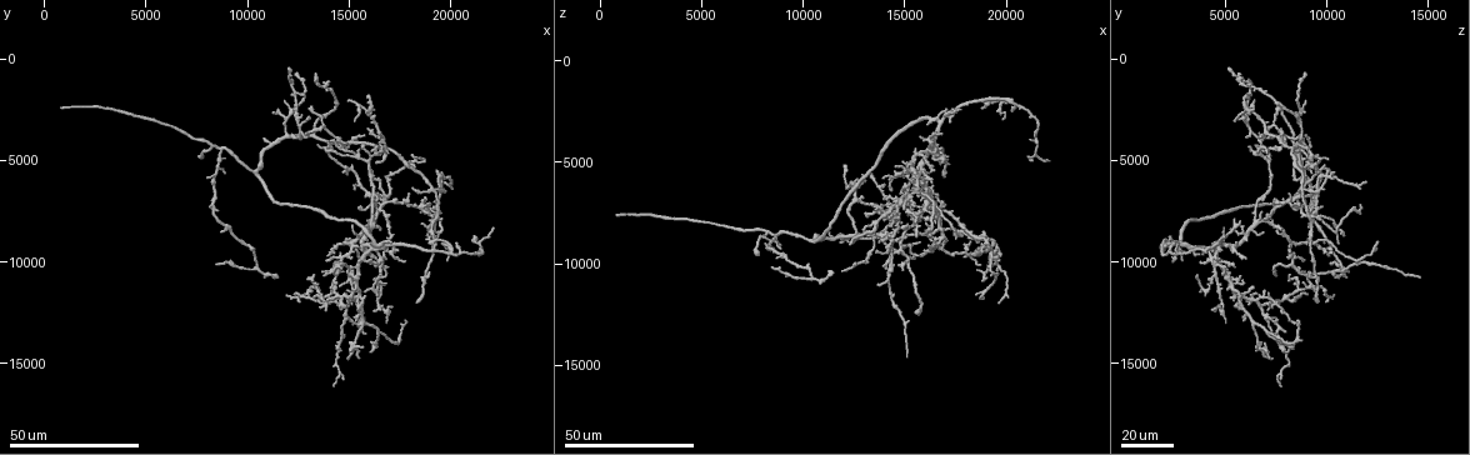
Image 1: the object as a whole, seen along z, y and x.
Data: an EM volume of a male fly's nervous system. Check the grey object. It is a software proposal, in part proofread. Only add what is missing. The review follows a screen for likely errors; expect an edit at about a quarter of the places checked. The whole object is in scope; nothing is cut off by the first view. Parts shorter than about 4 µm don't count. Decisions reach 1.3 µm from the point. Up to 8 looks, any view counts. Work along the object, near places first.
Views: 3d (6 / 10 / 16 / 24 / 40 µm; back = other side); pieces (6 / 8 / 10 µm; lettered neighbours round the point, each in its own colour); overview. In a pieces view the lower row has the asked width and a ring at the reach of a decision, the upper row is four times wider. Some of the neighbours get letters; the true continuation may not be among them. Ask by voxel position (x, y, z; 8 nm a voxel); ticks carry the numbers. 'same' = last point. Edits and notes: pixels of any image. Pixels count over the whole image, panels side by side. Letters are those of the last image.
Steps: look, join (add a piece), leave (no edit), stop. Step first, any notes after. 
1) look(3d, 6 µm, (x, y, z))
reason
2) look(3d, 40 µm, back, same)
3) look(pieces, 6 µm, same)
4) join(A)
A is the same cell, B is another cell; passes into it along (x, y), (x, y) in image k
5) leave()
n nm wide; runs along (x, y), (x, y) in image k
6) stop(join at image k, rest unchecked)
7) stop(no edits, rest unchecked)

look(3d, 24 µm, (15800, 6800, 9600))
tapers out

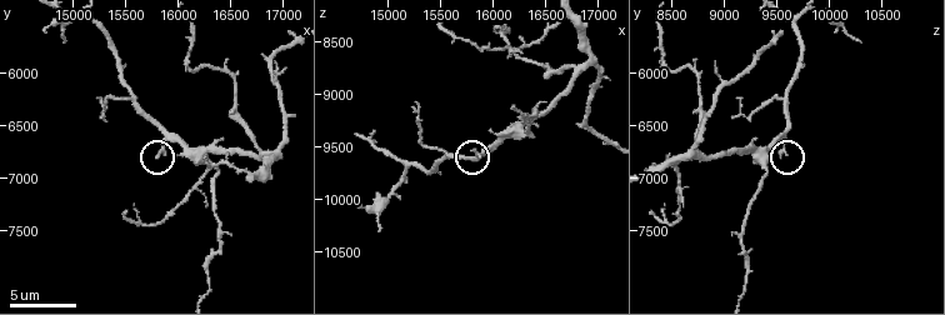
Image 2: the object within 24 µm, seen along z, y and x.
look(pieces, 10 µm, (15800, 6760, 9560))
see the neighbours

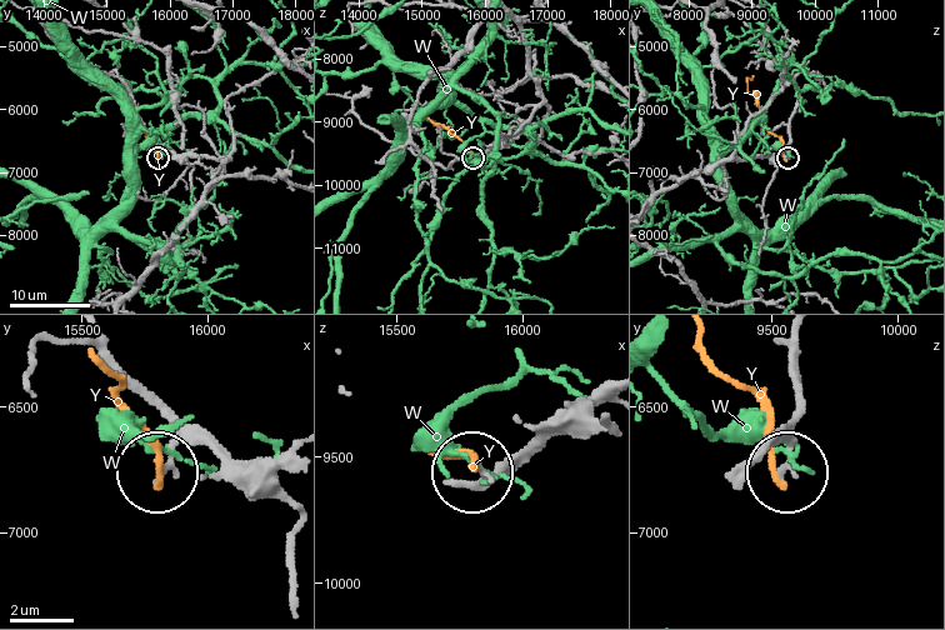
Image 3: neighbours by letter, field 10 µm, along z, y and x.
leave()
W and Y are other cells; no lettered piece goes on from it

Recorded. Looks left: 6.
look(3d, 24 µm, (19400, 5500, 10000))
thick end

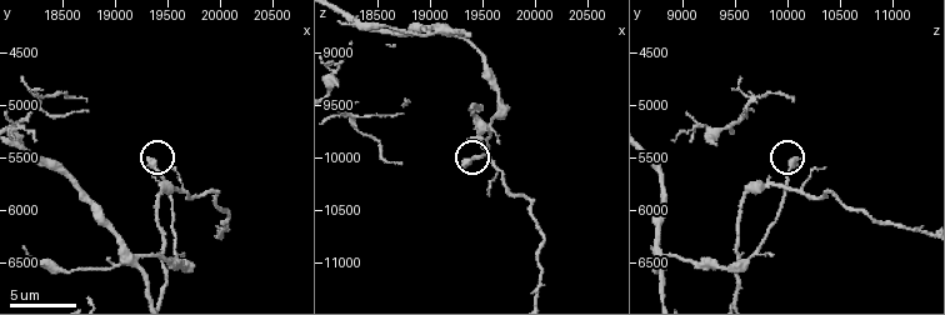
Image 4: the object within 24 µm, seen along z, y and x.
look(pieces, 8 µm, (19300, 5520, 10060))

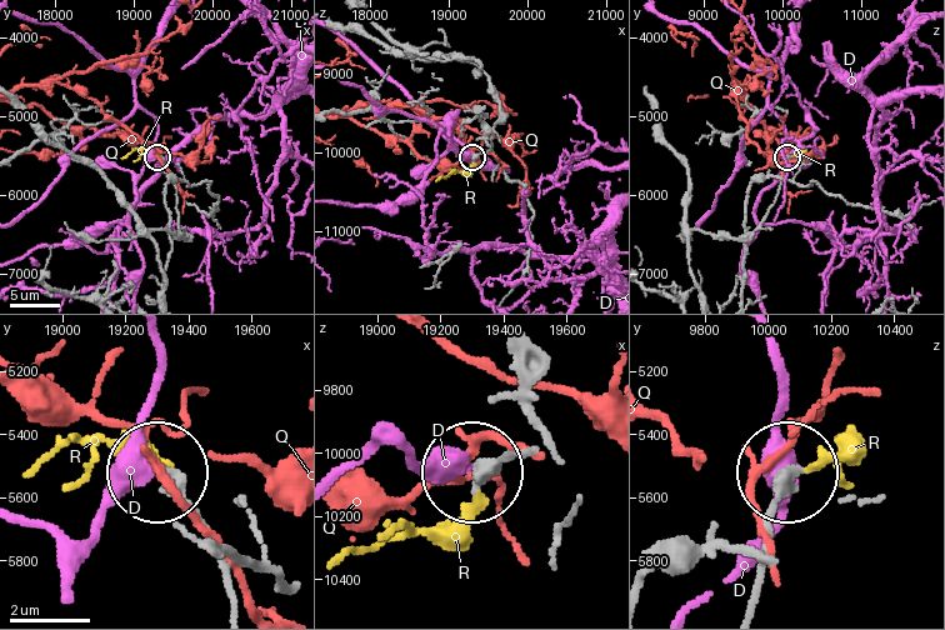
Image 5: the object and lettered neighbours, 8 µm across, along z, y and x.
join(R)
390 nm wide; R is the same cell, D and Q are other cells; passes into it along (536, 448), (506, 460), (445, 525), (335, 561) in image 5; the neuron continues

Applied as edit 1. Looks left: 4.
look(3d, 40 µm, (14000, 10000, 8700))
an open end

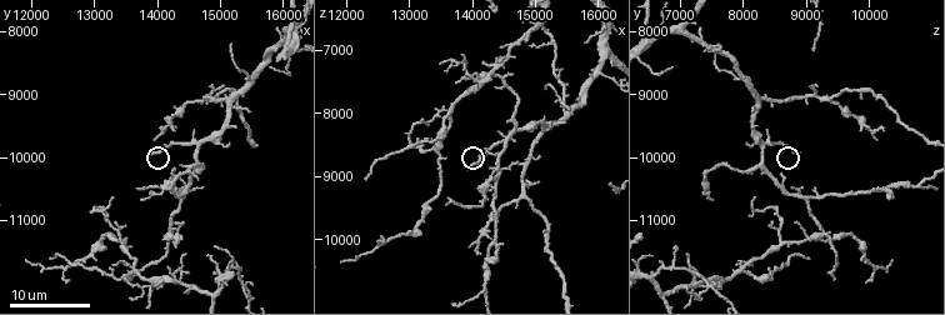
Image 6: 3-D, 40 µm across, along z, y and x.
look(pieces, 8 µm, (13900, 9900, 8850))
see the neighbours

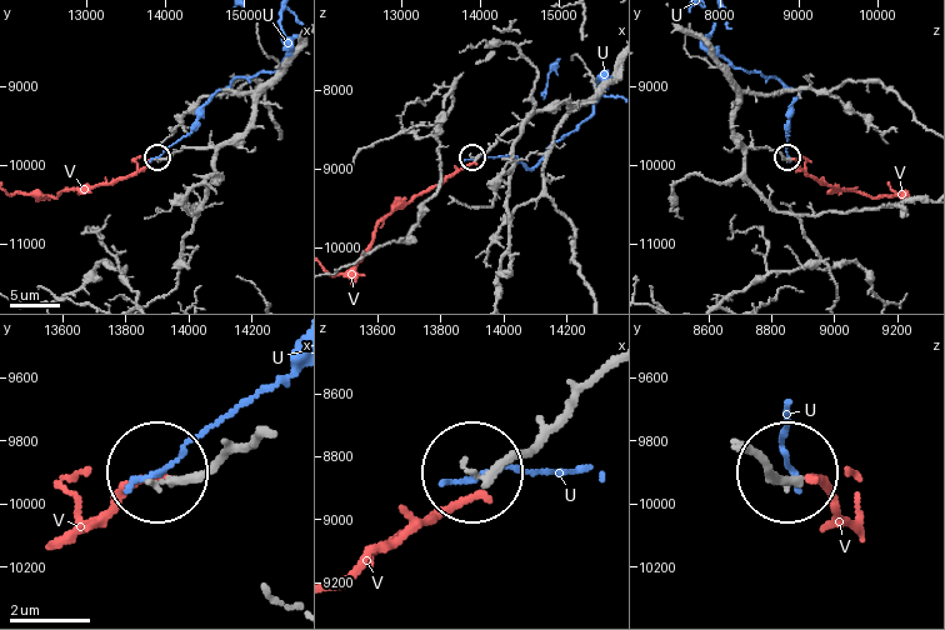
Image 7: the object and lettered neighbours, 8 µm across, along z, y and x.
join(V)
180 nm wide; V is the same cell, U is another cell; passes into it along (591, 381), (486, 485), (353, 570) in image 7; it goes on there

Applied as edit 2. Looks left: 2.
look(3d, 24 µm, (20200, 9600, 1900))
branch stops here

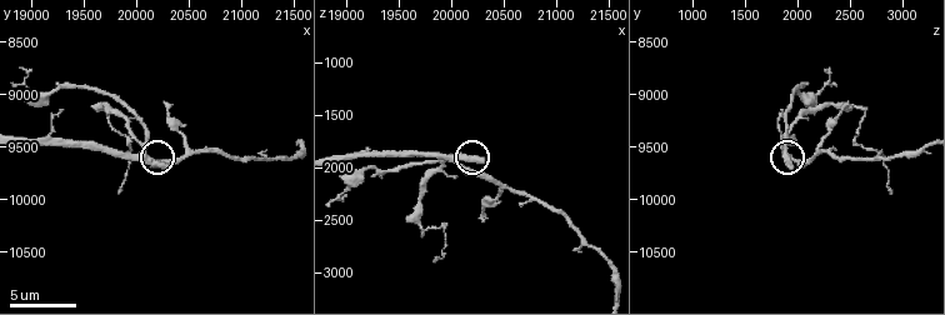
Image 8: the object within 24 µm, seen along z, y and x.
look(pieces, 10 µm, (20280, 9700, 1960))
what lies round it

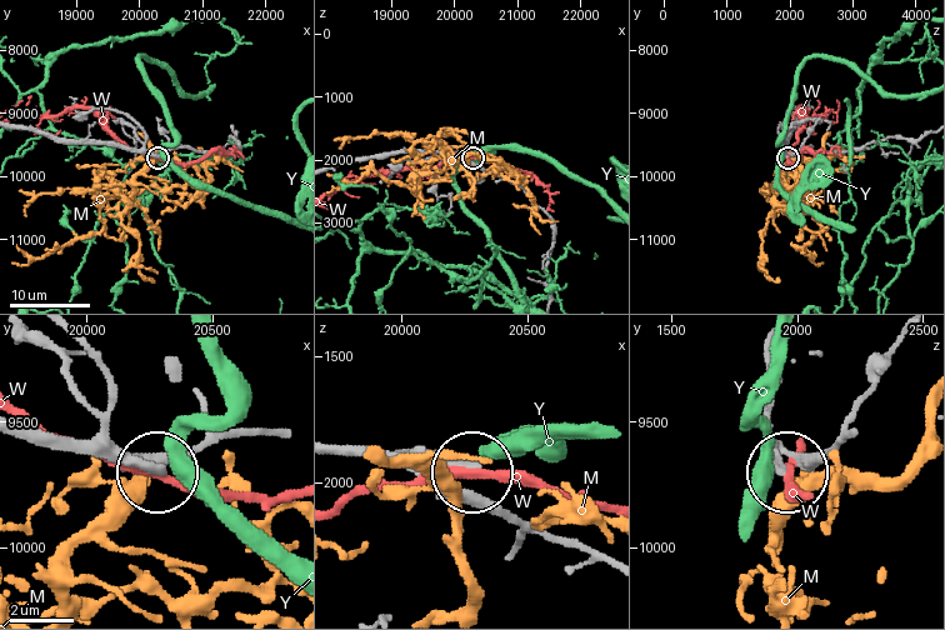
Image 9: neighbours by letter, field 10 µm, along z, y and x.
leave()
300 nm wide; M, W and Y are other cells; runs along (26, 428), (106, 444), (153, 465) in image 9; none of them fits

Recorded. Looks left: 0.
stop(join at image 5, join at image 7, rest unchecked)

